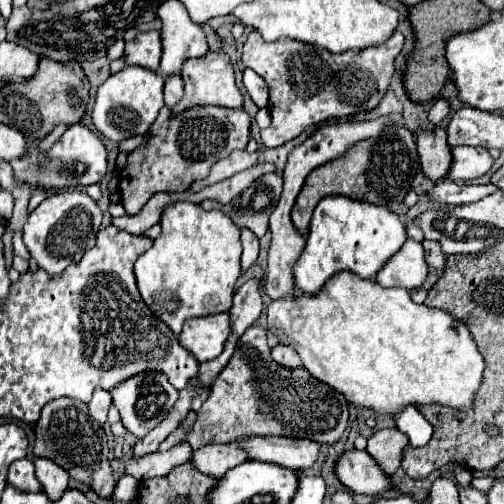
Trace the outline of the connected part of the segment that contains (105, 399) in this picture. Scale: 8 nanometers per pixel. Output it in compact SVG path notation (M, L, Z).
M96 388L94 390L94 396L92 400L88 402L90 406L90 414L94 420L98 420L100 424L106 422L106 414L108 414L108 408L112 406L112 398L110 398L110 392L104 390L104 388Z

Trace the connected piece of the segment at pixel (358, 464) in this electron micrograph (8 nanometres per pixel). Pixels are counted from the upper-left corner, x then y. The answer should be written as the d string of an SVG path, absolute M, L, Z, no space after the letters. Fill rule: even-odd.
M354 448L350 452L342 452L336 460L334 472L336 478L356 494L378 496L392 486L390 476L380 470L380 466L372 456L366 454L366 450Z

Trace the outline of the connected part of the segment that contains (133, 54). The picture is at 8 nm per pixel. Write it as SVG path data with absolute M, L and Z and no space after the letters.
M150 30L150 32L138 32L132 42L126 42L124 46L124 62L126 64L136 64L148 70L158 70L162 56L162 44L160 44L160 34Z

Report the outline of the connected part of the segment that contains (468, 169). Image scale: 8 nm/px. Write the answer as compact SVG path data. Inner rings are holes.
M456 146L452 148L452 166L448 170L450 180L474 180L484 176L492 166L490 152L480 146Z

